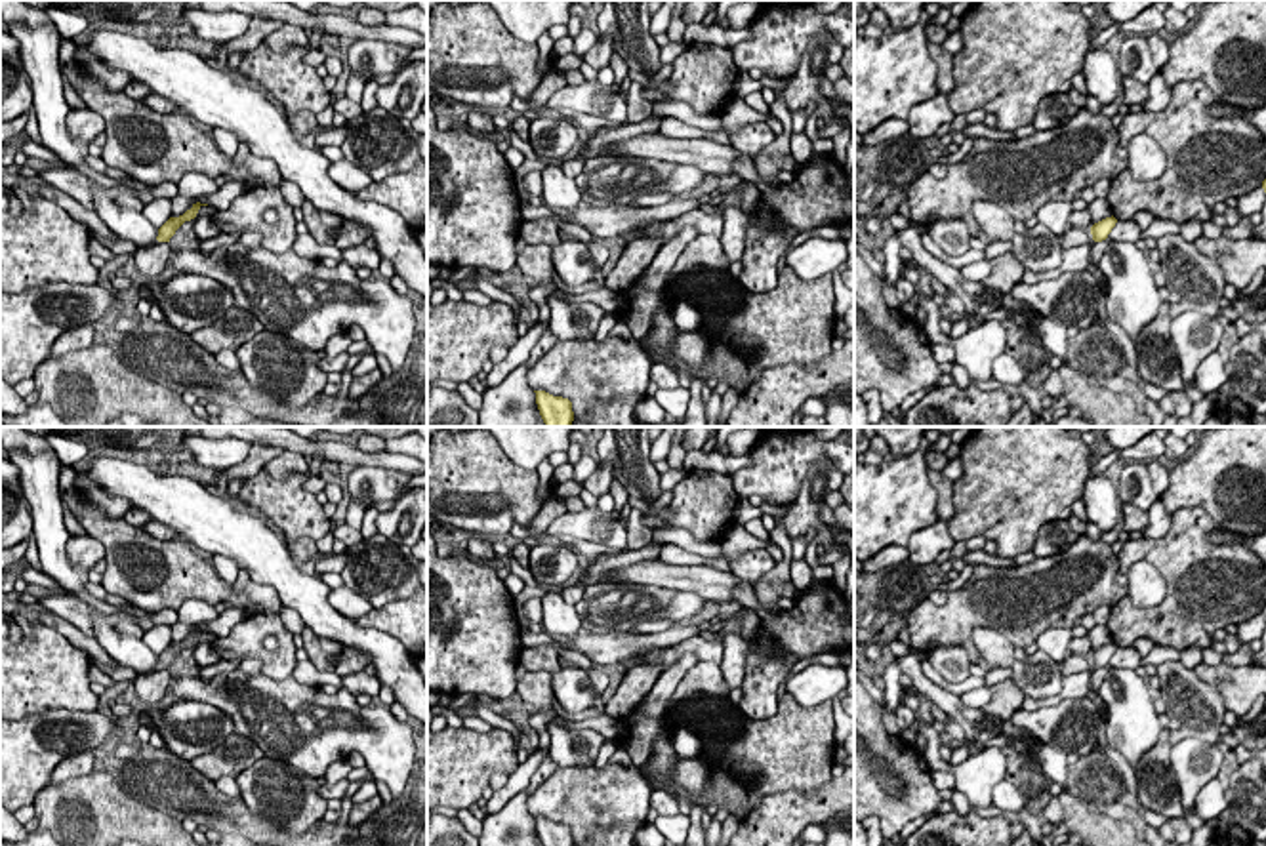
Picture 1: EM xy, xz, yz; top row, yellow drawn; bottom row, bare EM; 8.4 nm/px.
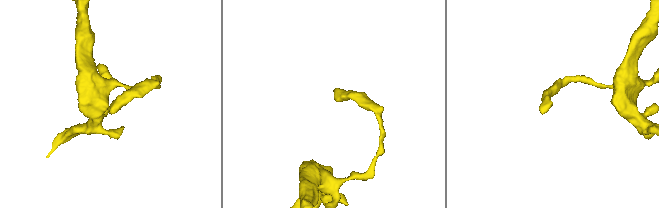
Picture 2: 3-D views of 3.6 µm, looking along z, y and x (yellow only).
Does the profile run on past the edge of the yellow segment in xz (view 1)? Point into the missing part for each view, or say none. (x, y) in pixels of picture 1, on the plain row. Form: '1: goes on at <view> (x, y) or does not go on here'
1: does not go on here

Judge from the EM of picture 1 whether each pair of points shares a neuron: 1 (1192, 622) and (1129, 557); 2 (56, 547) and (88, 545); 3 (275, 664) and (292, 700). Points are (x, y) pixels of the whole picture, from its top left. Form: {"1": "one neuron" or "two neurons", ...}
{"1": "one neuron", "2": "two neurons", "3": "two neurons"}

